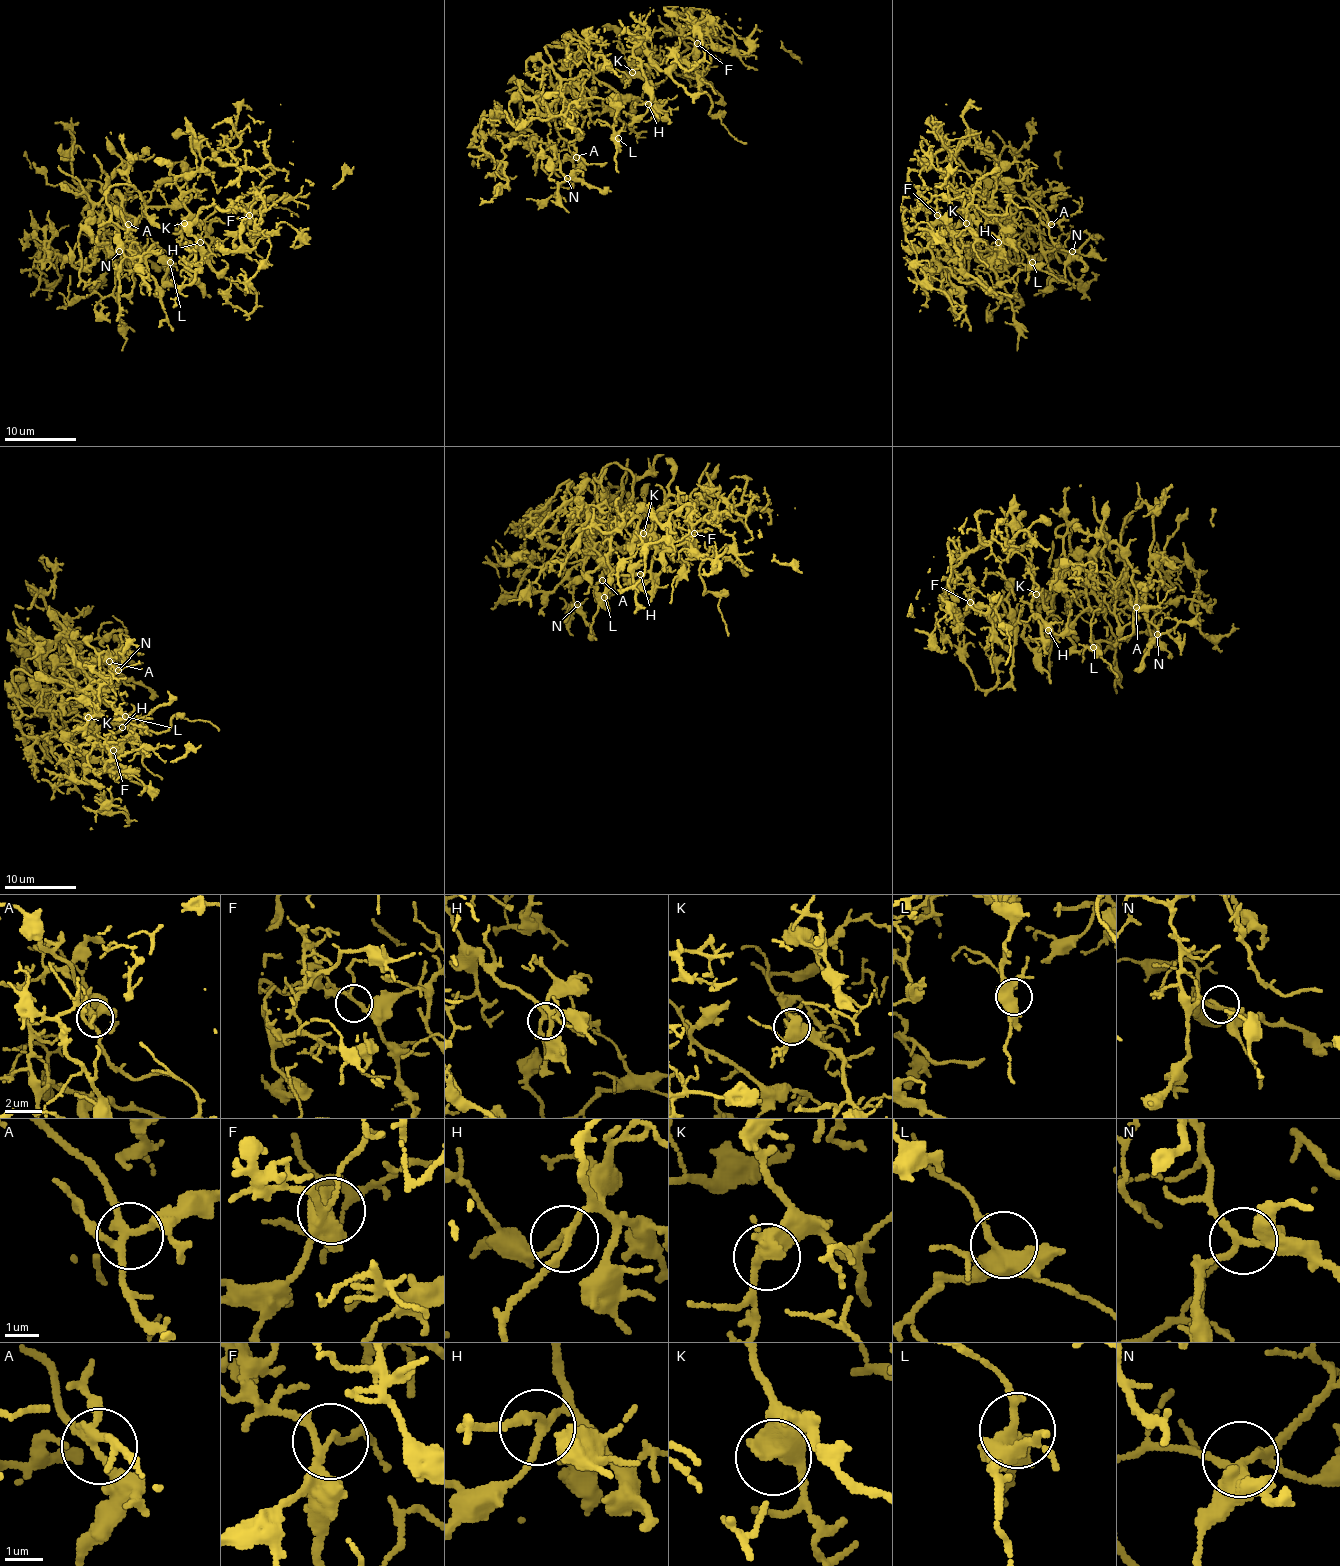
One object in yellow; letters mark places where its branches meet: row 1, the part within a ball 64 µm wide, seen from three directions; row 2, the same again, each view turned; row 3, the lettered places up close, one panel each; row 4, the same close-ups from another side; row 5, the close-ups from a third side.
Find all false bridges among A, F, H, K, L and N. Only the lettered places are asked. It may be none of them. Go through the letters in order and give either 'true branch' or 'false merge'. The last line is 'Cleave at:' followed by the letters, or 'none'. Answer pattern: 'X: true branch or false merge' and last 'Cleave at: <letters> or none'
A: true branch
F: true branch
H: true branch
K: true branch
L: true branch
N: true branch
Cleave at: none

